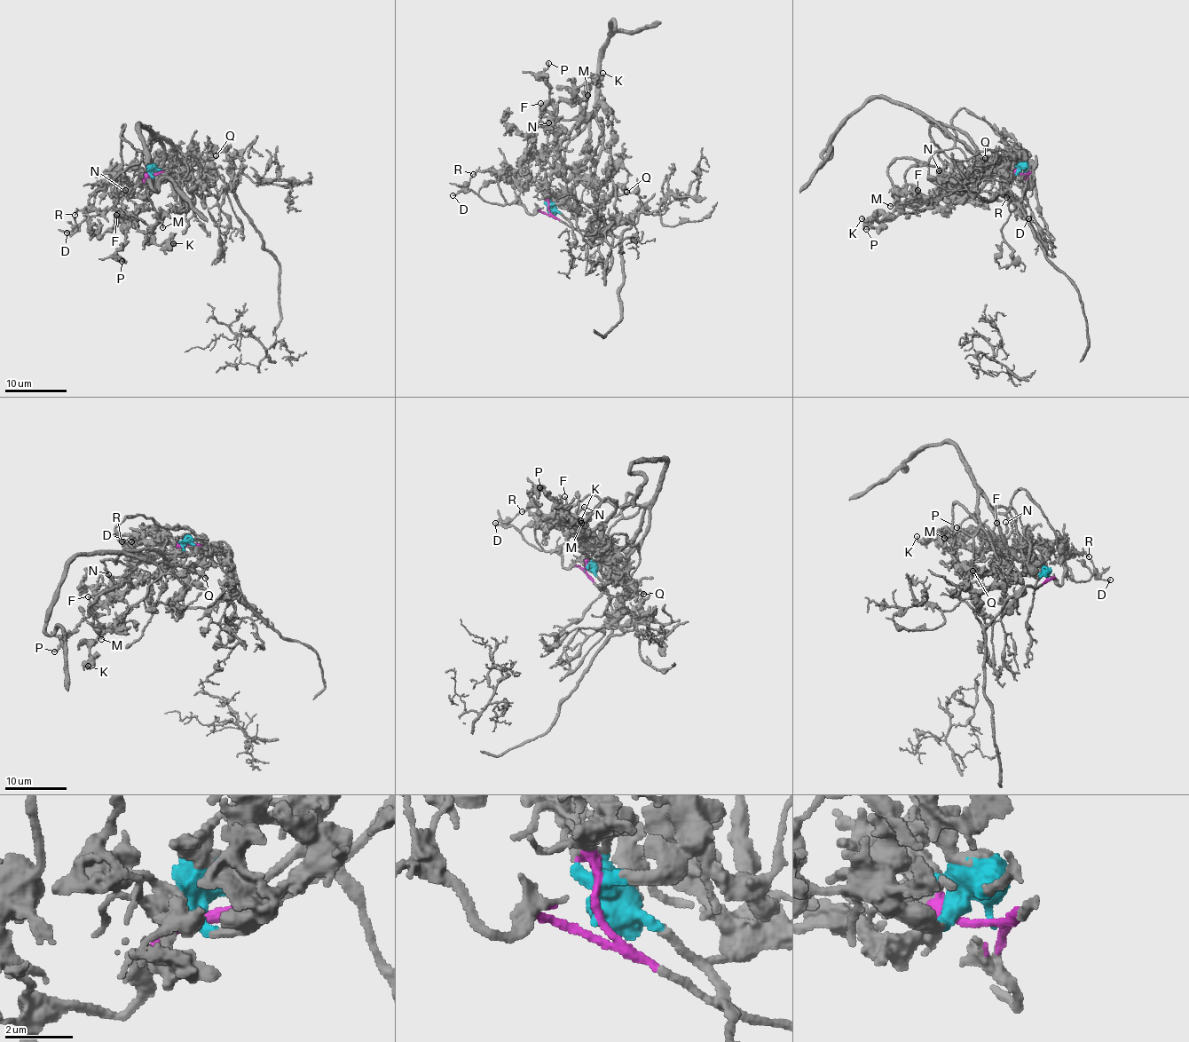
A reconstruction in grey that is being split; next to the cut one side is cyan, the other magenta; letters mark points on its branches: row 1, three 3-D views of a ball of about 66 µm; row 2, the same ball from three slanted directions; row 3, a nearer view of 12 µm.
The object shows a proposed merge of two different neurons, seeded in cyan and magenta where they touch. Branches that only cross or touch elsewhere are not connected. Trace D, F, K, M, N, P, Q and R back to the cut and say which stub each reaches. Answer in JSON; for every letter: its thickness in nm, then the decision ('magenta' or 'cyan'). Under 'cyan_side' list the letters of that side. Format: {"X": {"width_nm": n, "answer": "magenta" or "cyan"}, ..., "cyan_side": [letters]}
{"D": {"width_nm": 150, "answer": "magenta"}, "F": {"width_nm": 150, "answer": "cyan"}, "K": {"width_nm": 240, "answer": "cyan"}, "M": {"width_nm": 180, "answer": "cyan"}, "N": {"width_nm": 160, "answer": "cyan"}, "P": {"width_nm": 170, "answer": "cyan"}, "Q": {"width_nm": 200, "answer": "cyan"}, "R": {"width_nm": 150, "answer": "magenta"}, "cyan_side": ["F", "K", "M", "N", "P", "Q"]}

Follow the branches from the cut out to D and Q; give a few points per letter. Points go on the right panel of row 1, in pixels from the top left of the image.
D: (1025, 173), (1029, 201), (1019, 210), (1022, 217), (1029, 218)
Q: (1026, 172), (1020, 169), (1014, 174), (1008, 170), (1010, 164), (997, 157), (990, 159), (996, 161), (984, 157)

